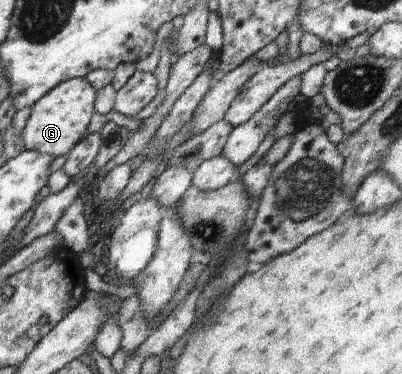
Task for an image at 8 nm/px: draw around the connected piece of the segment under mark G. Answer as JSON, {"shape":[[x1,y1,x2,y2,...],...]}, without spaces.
{"shape":[[72,78,58,84,31,108,22,132,25,151,35,151,47,156,67,154,87,133,87,127,94,115,96,90,85,78]]}

